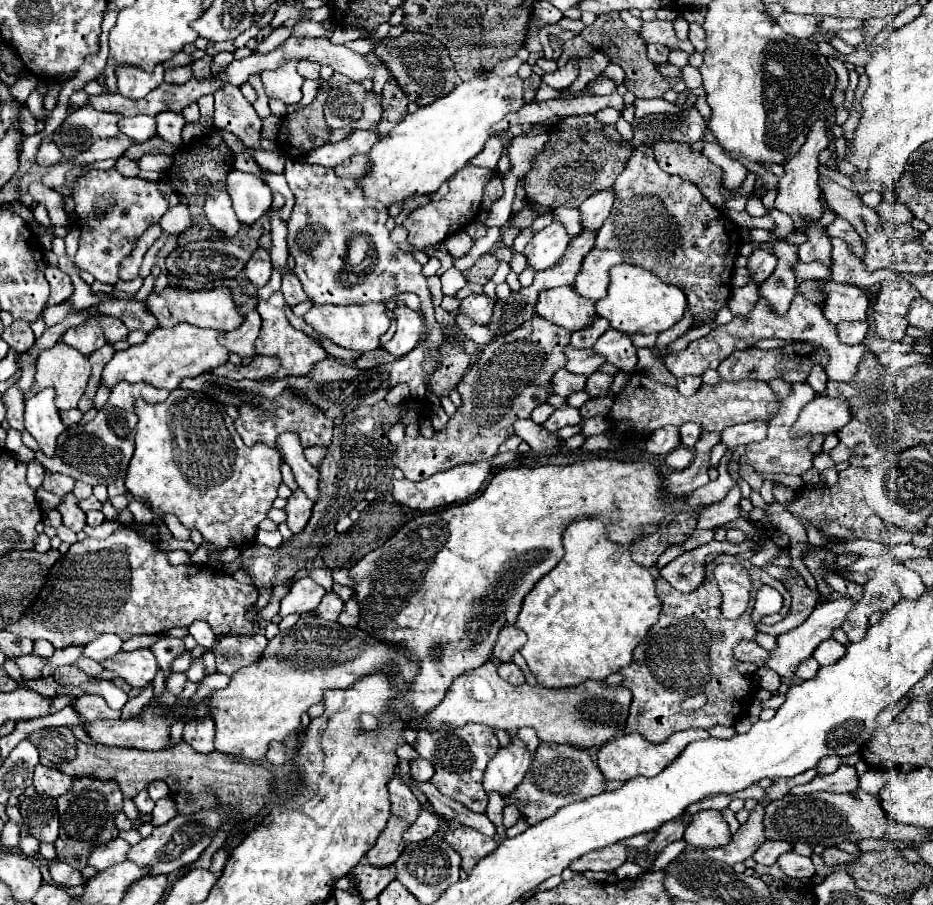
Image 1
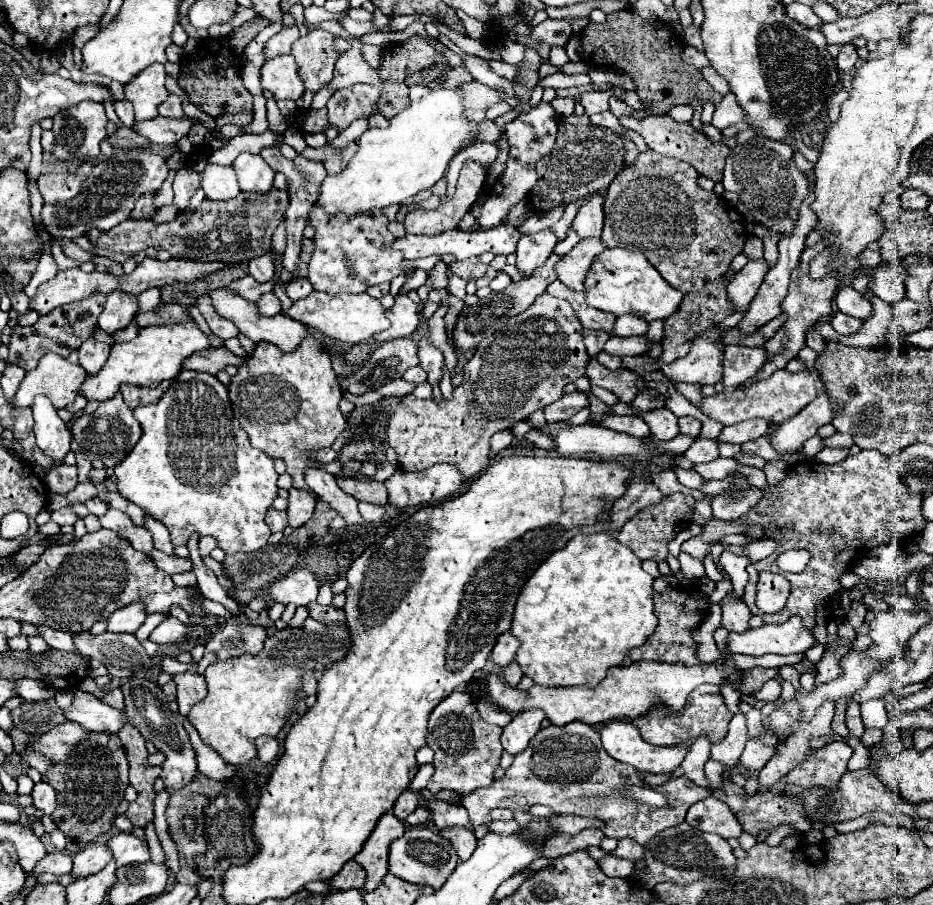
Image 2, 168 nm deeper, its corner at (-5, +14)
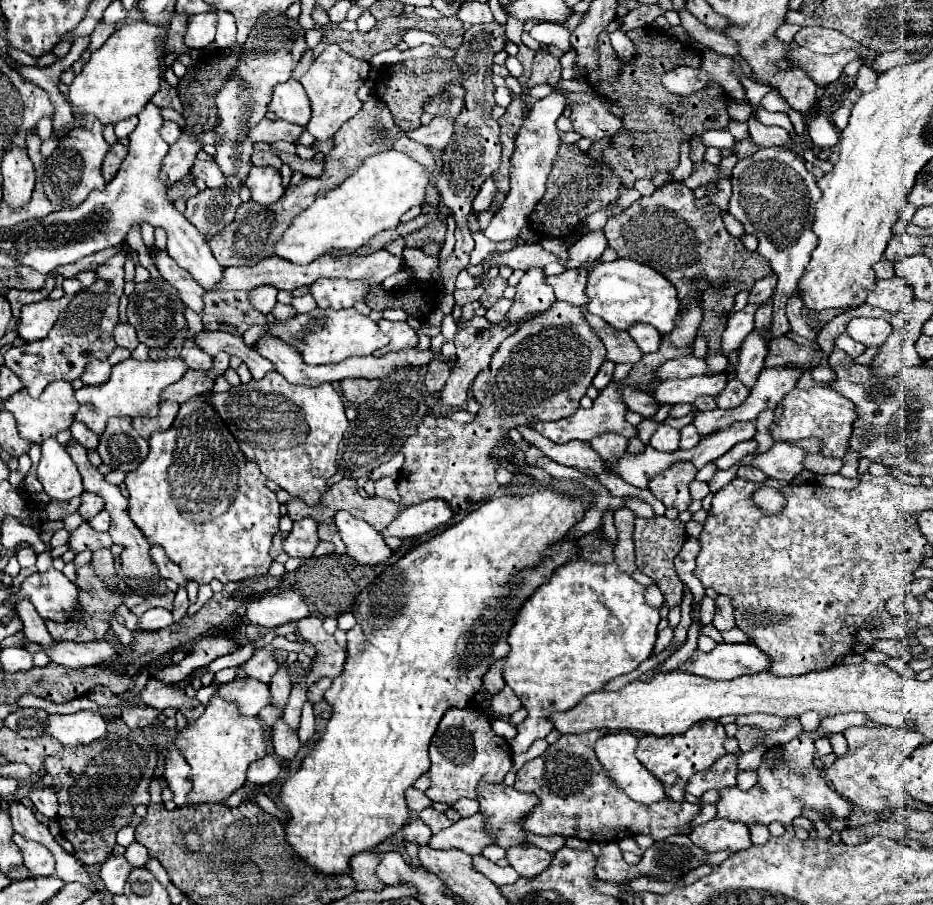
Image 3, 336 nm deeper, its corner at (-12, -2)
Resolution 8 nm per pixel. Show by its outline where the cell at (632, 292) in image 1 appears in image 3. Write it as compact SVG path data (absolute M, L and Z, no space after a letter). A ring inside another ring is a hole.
M616 258L612 262L600 262L588 272L586 296L588 312L604 318L616 330L628 330L638 322L652 324L660 334L668 334L674 328L674 318L680 310L676 288L666 276L660 276L654 268L638 264L628 258Z

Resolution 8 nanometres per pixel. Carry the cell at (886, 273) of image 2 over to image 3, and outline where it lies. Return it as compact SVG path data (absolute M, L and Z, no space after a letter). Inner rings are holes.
M892 276L888 280L876 280L876 286L872 292L868 292L866 304L878 306L886 312L898 312L904 304L914 300L912 286L902 276Z

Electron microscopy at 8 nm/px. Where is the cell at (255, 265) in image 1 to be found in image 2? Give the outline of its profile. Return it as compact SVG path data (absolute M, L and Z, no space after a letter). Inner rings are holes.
M269 252L261 254L259 258L249 260L249 274L251 274L255 280L259 280L259 282L271 280L271 278L273 278L273 270L275 270L275 266L273 266L273 258L271 258Z

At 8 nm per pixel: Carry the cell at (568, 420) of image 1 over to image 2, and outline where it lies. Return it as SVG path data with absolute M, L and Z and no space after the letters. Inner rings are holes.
M583 392L563 394L557 402L545 406L545 418L547 418L547 422L569 420L573 414L577 414L585 406L589 406L589 400L587 400L587 396Z

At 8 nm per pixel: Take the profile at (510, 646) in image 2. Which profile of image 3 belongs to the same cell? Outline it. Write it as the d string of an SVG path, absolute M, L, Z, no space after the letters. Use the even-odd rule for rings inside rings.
M498 660L496 664L492 664L490 668L488 668L488 672L484 674L484 688L486 688L486 692L488 694L496 694L496 692L500 692L502 688L504 688L504 678L502 678L502 664L504 664L504 660Z

